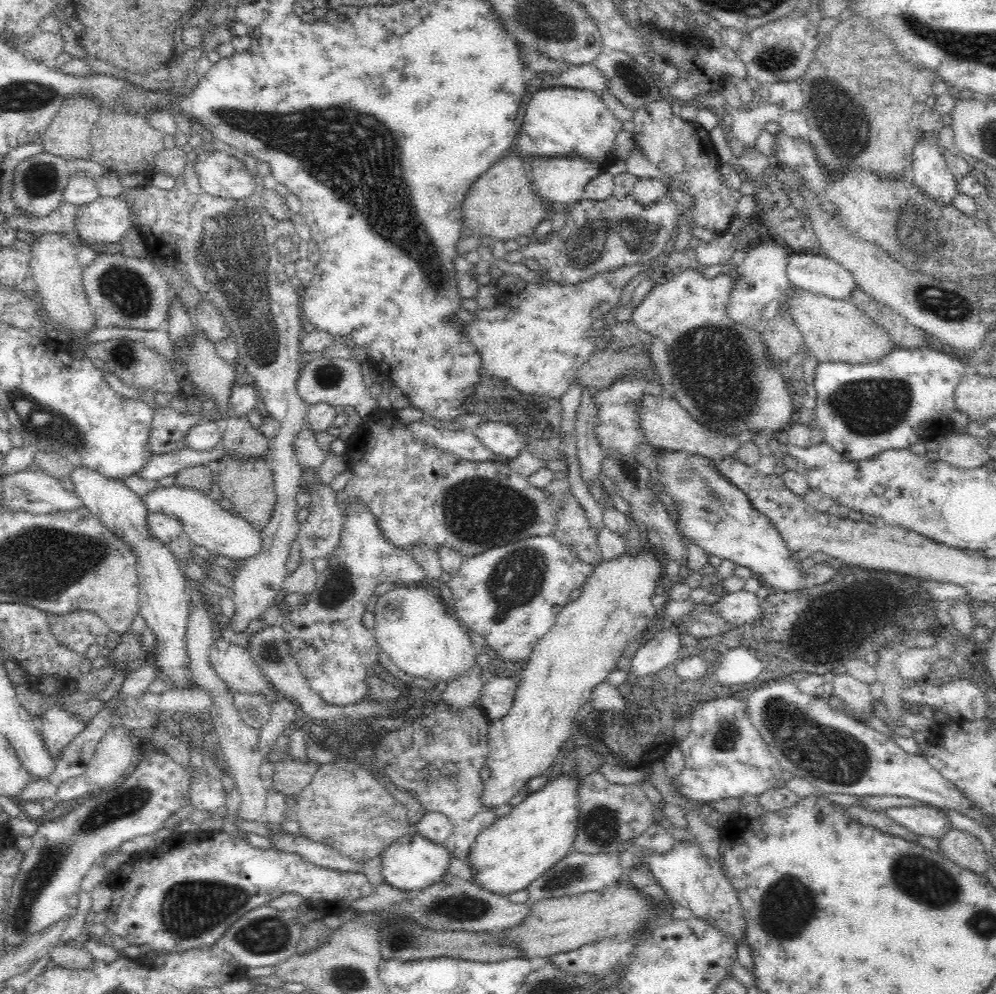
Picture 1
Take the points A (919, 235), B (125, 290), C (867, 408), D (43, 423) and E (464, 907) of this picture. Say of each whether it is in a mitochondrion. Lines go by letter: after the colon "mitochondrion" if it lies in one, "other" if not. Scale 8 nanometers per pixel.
A: mitochondrion
B: mitochondrion
C: mitochondrion
D: mitochondrion
E: mitochondrion

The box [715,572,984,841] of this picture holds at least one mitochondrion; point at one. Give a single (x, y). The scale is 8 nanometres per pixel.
(826, 753)

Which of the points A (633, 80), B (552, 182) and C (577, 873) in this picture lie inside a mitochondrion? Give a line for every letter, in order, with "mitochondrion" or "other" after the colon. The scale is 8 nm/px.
A: mitochondrion
B: other
C: mitochondrion

